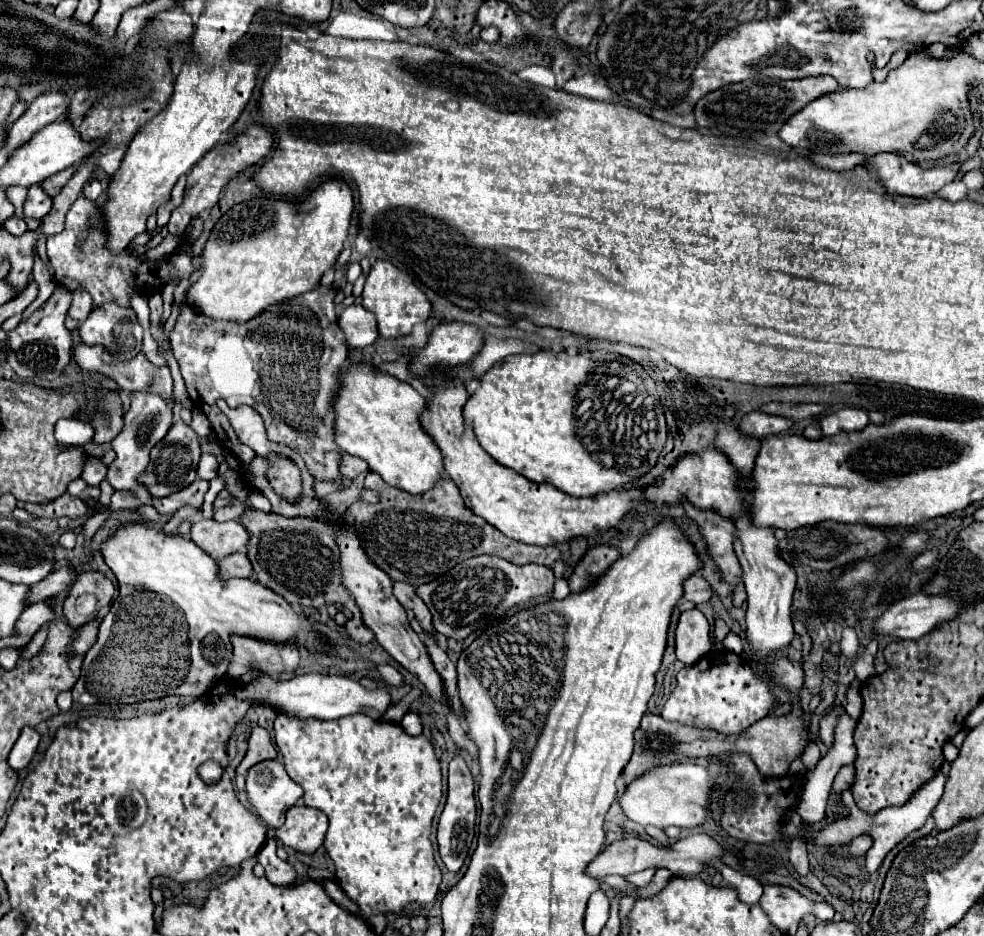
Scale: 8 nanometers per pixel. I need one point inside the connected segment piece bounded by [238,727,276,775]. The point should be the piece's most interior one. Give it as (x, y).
(259, 747)

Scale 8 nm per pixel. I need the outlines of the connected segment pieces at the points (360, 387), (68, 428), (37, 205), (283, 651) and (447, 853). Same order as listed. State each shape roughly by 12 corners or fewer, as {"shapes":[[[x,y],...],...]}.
{"shapes":[[[346,369],[336,443],[412,495],[444,477],[412,385]],[[62,419],[56,441],[86,445],[94,441],[94,427],[82,419]],[[40,185],[28,189],[24,219],[42,219],[52,207]],[[232,637],[228,675],[282,675],[298,667],[296,647]],[[462,755],[448,771],[440,857],[460,871],[474,839],[474,779]]]}

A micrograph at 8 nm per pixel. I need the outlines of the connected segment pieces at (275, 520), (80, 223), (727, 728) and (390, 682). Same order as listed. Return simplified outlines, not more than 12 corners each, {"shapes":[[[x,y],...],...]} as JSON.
{"shapes":[[[246,511],[258,581],[346,607],[334,523]],[[86,197],[48,237],[54,277],[94,305],[128,305],[134,289],[192,271],[190,243],[162,261],[104,247],[102,213]],[[732,651],[676,675],[662,717],[736,735],[766,717],[770,687]],[[380,665],[378,675],[388,687],[400,687],[404,677],[392,665]]]}

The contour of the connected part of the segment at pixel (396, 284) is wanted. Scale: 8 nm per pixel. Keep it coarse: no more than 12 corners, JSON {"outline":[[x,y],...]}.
{"outline":[[378,261],[362,307],[386,339],[410,335],[430,301],[412,277]]}

